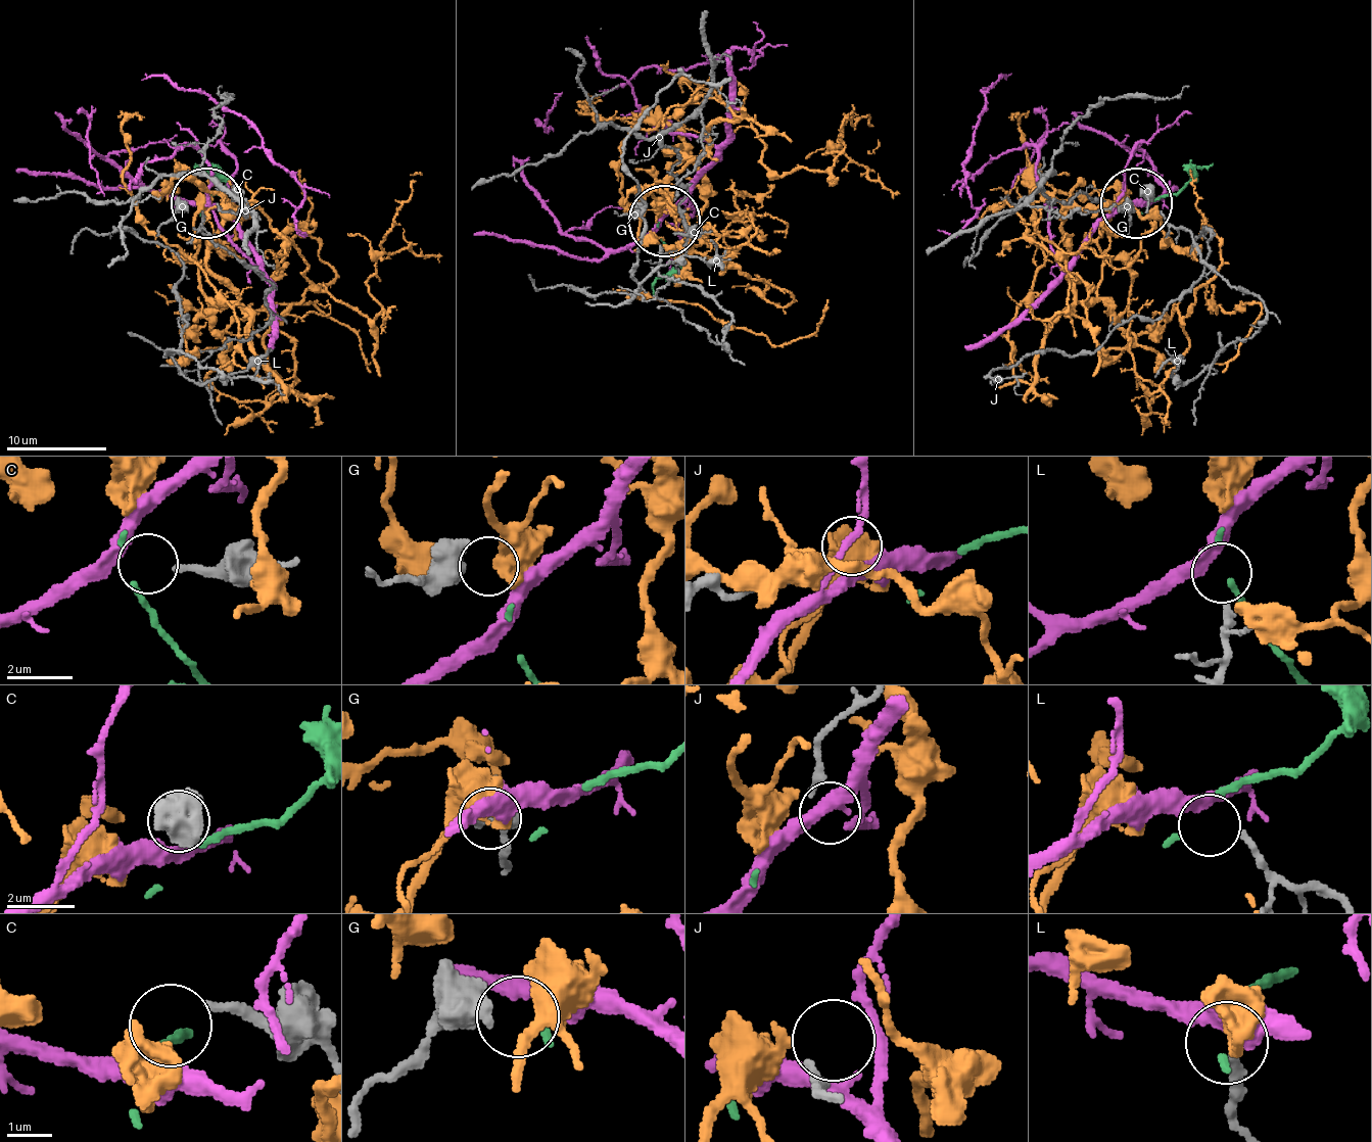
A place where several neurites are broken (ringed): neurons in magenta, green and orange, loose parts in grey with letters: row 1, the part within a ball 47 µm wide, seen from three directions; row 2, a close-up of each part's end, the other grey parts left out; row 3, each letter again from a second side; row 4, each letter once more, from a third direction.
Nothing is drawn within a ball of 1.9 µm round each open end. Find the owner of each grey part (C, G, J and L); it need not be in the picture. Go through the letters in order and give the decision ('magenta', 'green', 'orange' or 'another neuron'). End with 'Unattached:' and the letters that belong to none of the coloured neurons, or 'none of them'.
C: another neuron
G: orange
J: another neuron
L: magenta
Unattached: C, J

